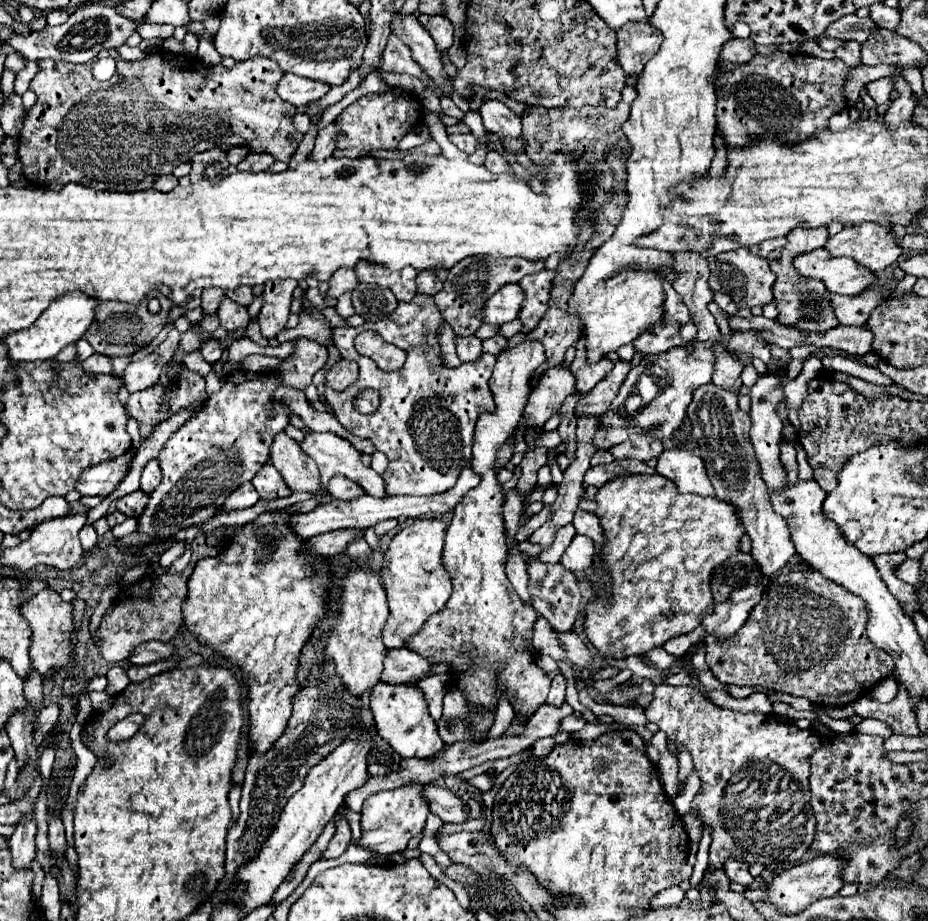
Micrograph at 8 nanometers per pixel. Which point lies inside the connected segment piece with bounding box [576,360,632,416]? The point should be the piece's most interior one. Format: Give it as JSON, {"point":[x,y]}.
{"point":[598,401]}

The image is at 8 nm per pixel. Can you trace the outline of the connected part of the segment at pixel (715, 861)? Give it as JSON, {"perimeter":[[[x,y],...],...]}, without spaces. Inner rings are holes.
{"perimeter":[[[666,684],[655,687],[654,700],[646,708],[646,718],[660,726],[676,746],[686,744],[692,752],[694,768],[702,780],[700,792],[694,798],[694,806],[704,824],[712,826],[712,846],[710,846],[710,866],[722,868],[726,858],[736,858],[736,852],[754,852],[754,862],[764,866],[778,862],[796,862],[810,848],[816,836],[816,818],[810,806],[810,756],[822,746],[820,734],[810,730],[800,730],[794,723],[782,723],[773,715],[762,712],[736,712],[728,708],[718,708],[694,688],[677,688]]]}

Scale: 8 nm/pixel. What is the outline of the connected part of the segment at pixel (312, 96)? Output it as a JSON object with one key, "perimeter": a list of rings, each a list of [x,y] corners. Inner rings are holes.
{"perimeter":[[[284,74],[282,80],[278,82],[280,98],[294,104],[296,108],[322,98],[326,92],[328,92],[328,84],[320,84],[316,80],[300,78],[294,74]]]}

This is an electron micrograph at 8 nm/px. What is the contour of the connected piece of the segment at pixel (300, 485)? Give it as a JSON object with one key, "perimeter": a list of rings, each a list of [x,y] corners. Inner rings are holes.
{"perimeter":[[[284,432],[274,436],[270,446],[270,462],[280,472],[290,490],[298,492],[318,492],[320,474],[316,462],[306,456],[298,442],[288,438]]]}

